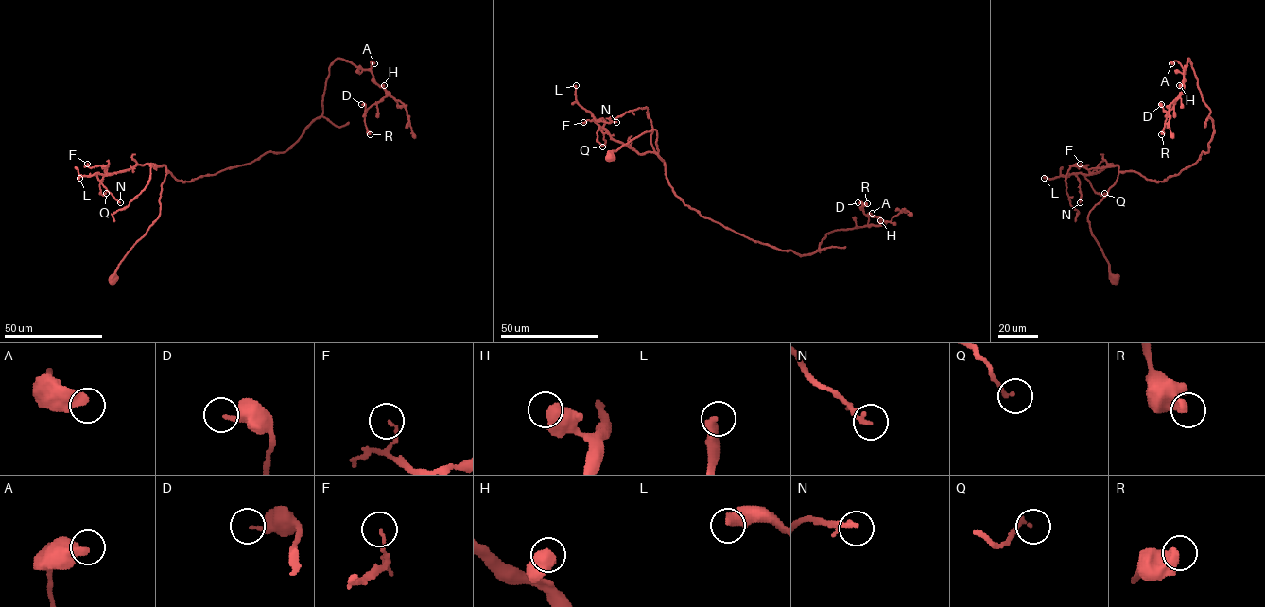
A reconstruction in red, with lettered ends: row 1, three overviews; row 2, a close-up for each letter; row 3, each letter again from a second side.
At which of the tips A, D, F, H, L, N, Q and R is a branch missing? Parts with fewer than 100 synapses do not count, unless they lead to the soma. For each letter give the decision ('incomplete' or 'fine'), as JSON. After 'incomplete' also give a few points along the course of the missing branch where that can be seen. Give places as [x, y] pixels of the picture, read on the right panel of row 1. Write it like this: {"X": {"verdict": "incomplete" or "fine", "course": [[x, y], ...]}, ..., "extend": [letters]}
{"A": {"verdict": "fine"}, "D": {"verdict": "fine"}, "F": {"verdict": "fine"}, "H": {"verdict": "fine"}, "L": {"verdict": "fine"}, "N": {"verdict": "fine"}, "Q": {"verdict": "fine"}, "R": {"verdict": "fine"}, "extend": []}

